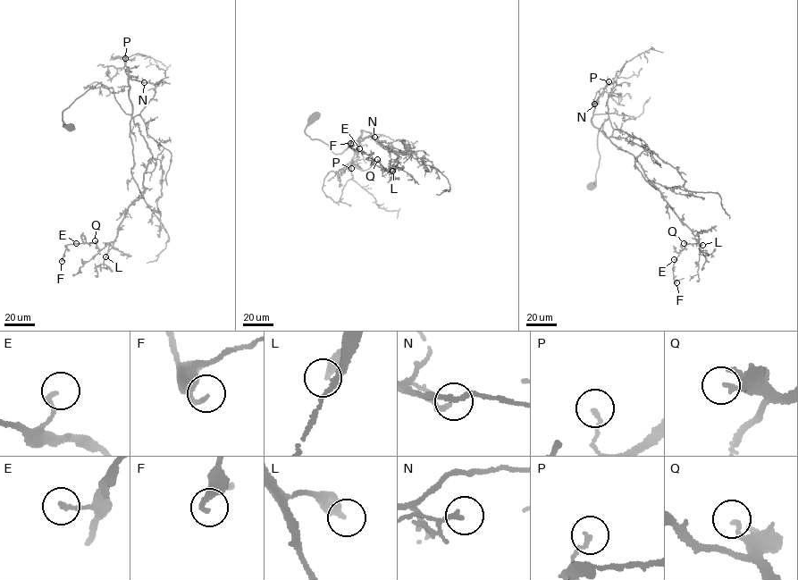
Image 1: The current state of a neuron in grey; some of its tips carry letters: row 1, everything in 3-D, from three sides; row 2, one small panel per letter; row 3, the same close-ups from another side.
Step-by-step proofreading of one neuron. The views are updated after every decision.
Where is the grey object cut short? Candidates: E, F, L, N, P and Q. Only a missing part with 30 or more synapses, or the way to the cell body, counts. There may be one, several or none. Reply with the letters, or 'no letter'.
no letter

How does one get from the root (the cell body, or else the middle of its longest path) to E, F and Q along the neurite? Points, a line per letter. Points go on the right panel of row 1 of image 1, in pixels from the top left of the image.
E: (590, 186), (607, 119), (606, 138), (646, 150), (635, 165), (697, 231), (698, 241), (674, 259)
F: (590, 186), (607, 119), (606, 138), (646, 150), (635, 165), (697, 231), (698, 241), (673, 264), (676, 282)
Q: (590, 186), (607, 119), (606, 138), (646, 150), (635, 165), (696, 231), (698, 242), (684, 243)

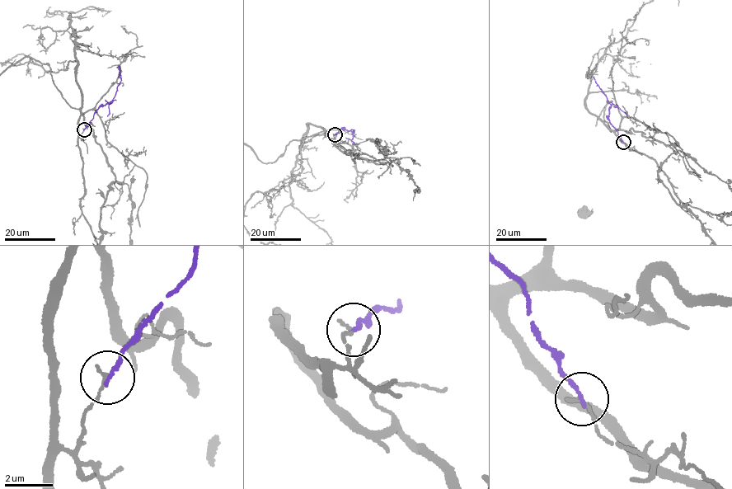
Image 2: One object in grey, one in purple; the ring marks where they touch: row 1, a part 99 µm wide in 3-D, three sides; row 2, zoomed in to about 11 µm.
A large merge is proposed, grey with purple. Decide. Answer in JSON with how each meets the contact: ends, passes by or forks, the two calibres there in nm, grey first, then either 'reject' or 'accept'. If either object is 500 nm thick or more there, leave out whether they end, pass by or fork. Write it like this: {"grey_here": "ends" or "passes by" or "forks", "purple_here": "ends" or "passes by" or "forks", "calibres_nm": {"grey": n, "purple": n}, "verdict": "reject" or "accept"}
{"grey_here": "ends", "purple_here": "ends", "calibres_nm": {"grey": 150, "purple": 170}, "verdict": "reject"}

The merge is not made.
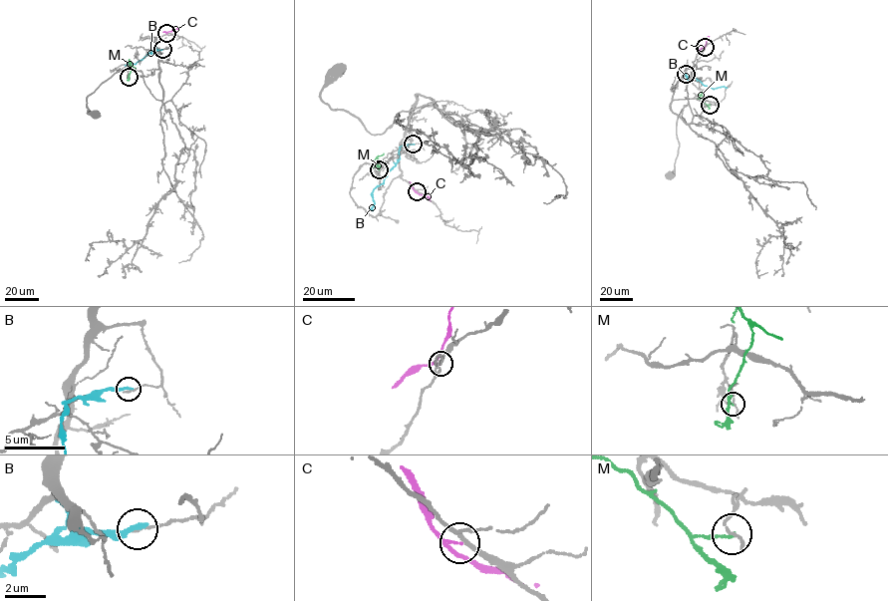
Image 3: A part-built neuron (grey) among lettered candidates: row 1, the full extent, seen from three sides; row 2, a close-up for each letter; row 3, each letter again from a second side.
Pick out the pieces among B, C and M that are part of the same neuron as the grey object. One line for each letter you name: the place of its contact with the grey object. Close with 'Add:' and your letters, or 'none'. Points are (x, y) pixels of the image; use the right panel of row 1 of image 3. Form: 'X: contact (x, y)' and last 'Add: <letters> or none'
Add: none

